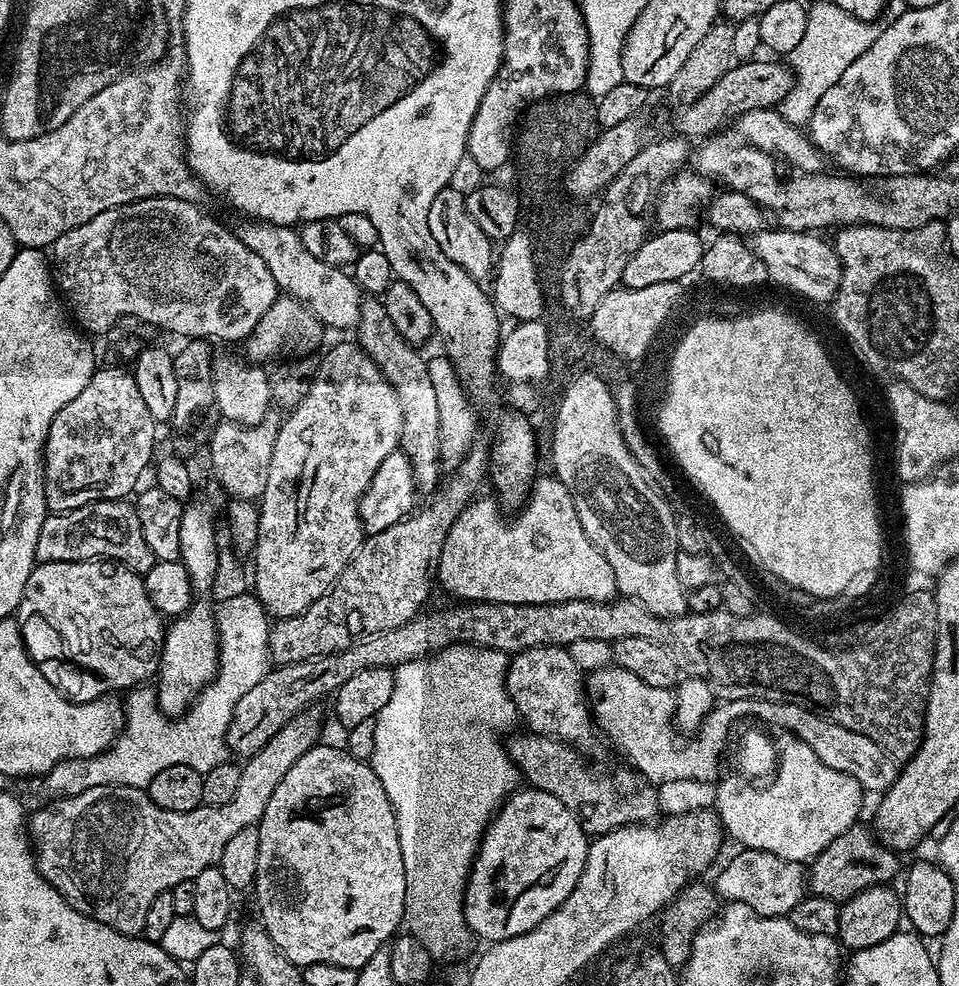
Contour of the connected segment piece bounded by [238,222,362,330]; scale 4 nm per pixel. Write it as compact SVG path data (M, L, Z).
M244 222L244 225L238 228L238 235L241 242L262 258L279 291L308 307L325 329L355 329L360 317L362 299L356 281L345 269L326 266L326 262L318 262L318 258L314 258L314 254L309 254L306 246L302 246L299 231L295 227L286 224Z

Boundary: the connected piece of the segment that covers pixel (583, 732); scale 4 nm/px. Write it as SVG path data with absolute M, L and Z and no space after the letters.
M567 647L531 648L515 653L509 659L504 686L527 731L540 736L555 736L577 750L590 747L598 737L586 699L585 677L580 668L574 666L574 658L570 658Z

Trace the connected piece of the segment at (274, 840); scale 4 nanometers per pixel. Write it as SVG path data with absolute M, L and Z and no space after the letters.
M321 742L316 747L306 750L286 775L282 782L274 786L274 794L270 794L270 802L266 802L266 810L258 825L258 874L254 885L256 892L256 908L260 911L259 923L264 925L266 934L278 946L278 950L290 962L301 969L311 964L329 964L330 966L346 966L359 969L376 951L385 947L397 935L404 924L404 907L406 906L406 866L402 866L402 846L398 842L398 822L394 818L394 810L390 806L390 798L386 790L382 790L382 782L378 774L374 774L371 763L354 758L343 747L335 748L332 744Z

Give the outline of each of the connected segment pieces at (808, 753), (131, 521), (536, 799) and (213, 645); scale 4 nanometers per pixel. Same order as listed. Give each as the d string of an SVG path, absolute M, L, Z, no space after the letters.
M752 732L740 748L738 778L734 778L734 796L714 796L714 811L724 831L744 848L766 850L778 858L811 862L834 838L838 838L860 817L860 803L866 793L850 774L833 770L806 746L792 736L788 754L778 754L770 735Z
M99 500L86 506L78 506L69 512L53 512L42 522L42 531L38 533L38 550L36 558L39 563L70 562L71 560L114 560L117 565L131 568L138 573L149 572L156 565L156 556L146 546L142 538L142 524L138 522L135 503L123 500Z
M524 786L513 792L480 837L480 848L472 860L468 885L464 887L464 913L473 937L495 942L534 930L538 922L558 910L562 902L570 898L574 886L578 886L578 878L586 866L589 843L590 837L582 830L578 818L570 814L554 794L546 794L535 786Z
M193 599L184 613L167 625L164 645L160 647L160 666L154 680L157 705L170 718L181 715L202 687L214 677L220 647L216 642L216 619L213 605Z

